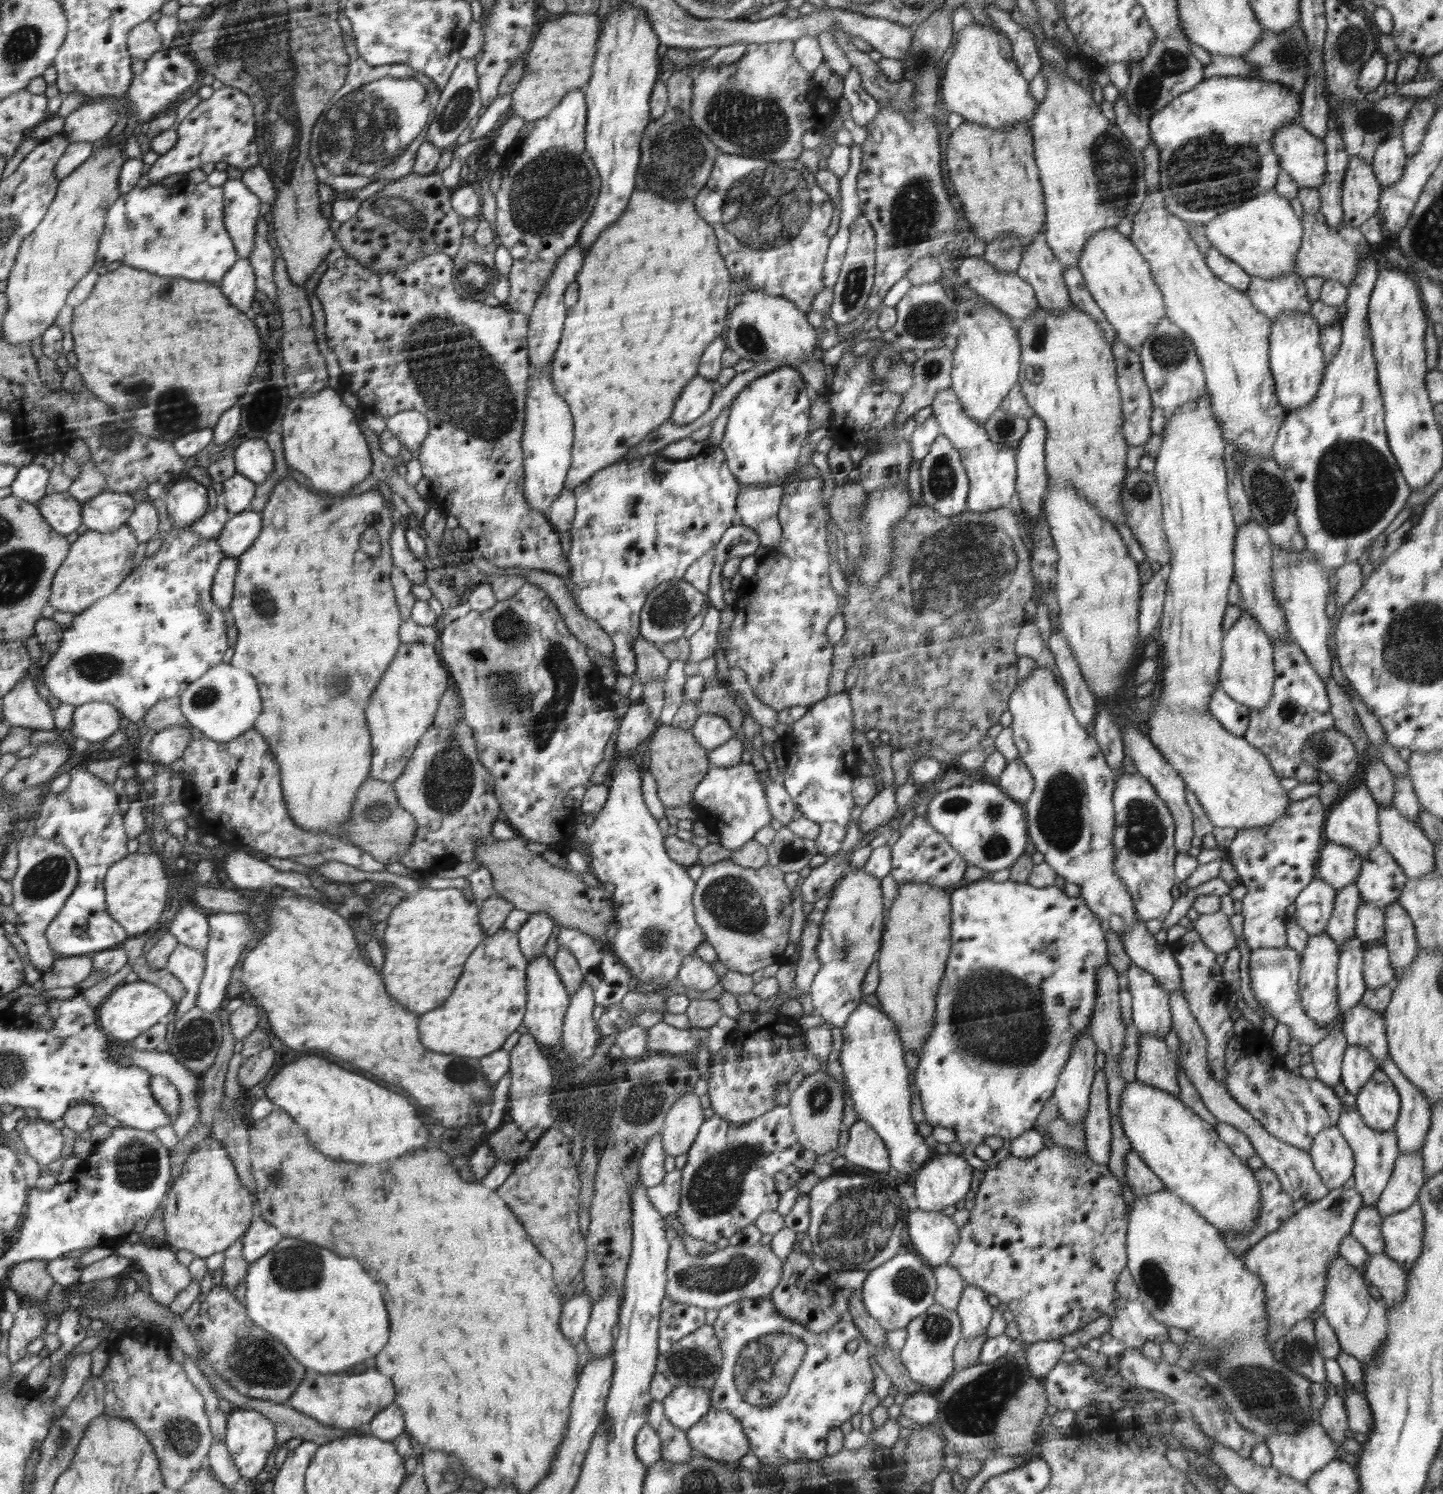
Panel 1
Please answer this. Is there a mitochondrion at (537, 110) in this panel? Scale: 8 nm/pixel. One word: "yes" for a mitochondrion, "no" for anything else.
no

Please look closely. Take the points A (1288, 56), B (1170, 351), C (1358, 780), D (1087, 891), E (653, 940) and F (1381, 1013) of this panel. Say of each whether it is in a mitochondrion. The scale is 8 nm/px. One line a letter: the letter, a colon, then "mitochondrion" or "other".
A: mitochondrion
B: mitochondrion
C: other
D: other
E: mitochondrion
F: other

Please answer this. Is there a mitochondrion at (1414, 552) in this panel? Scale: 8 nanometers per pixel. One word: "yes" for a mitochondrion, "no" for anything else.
no

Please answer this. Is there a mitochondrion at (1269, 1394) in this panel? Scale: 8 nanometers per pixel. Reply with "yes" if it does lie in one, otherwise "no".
yes

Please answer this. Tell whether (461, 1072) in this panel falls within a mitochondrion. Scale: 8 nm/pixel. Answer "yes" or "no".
yes

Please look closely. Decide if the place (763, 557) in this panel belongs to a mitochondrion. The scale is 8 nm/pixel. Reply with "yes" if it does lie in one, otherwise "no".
no

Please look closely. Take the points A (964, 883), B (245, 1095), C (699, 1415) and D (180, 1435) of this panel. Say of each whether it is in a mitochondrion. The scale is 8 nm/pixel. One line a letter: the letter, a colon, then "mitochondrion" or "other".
A: other
B: other
C: other
D: mitochondrion

